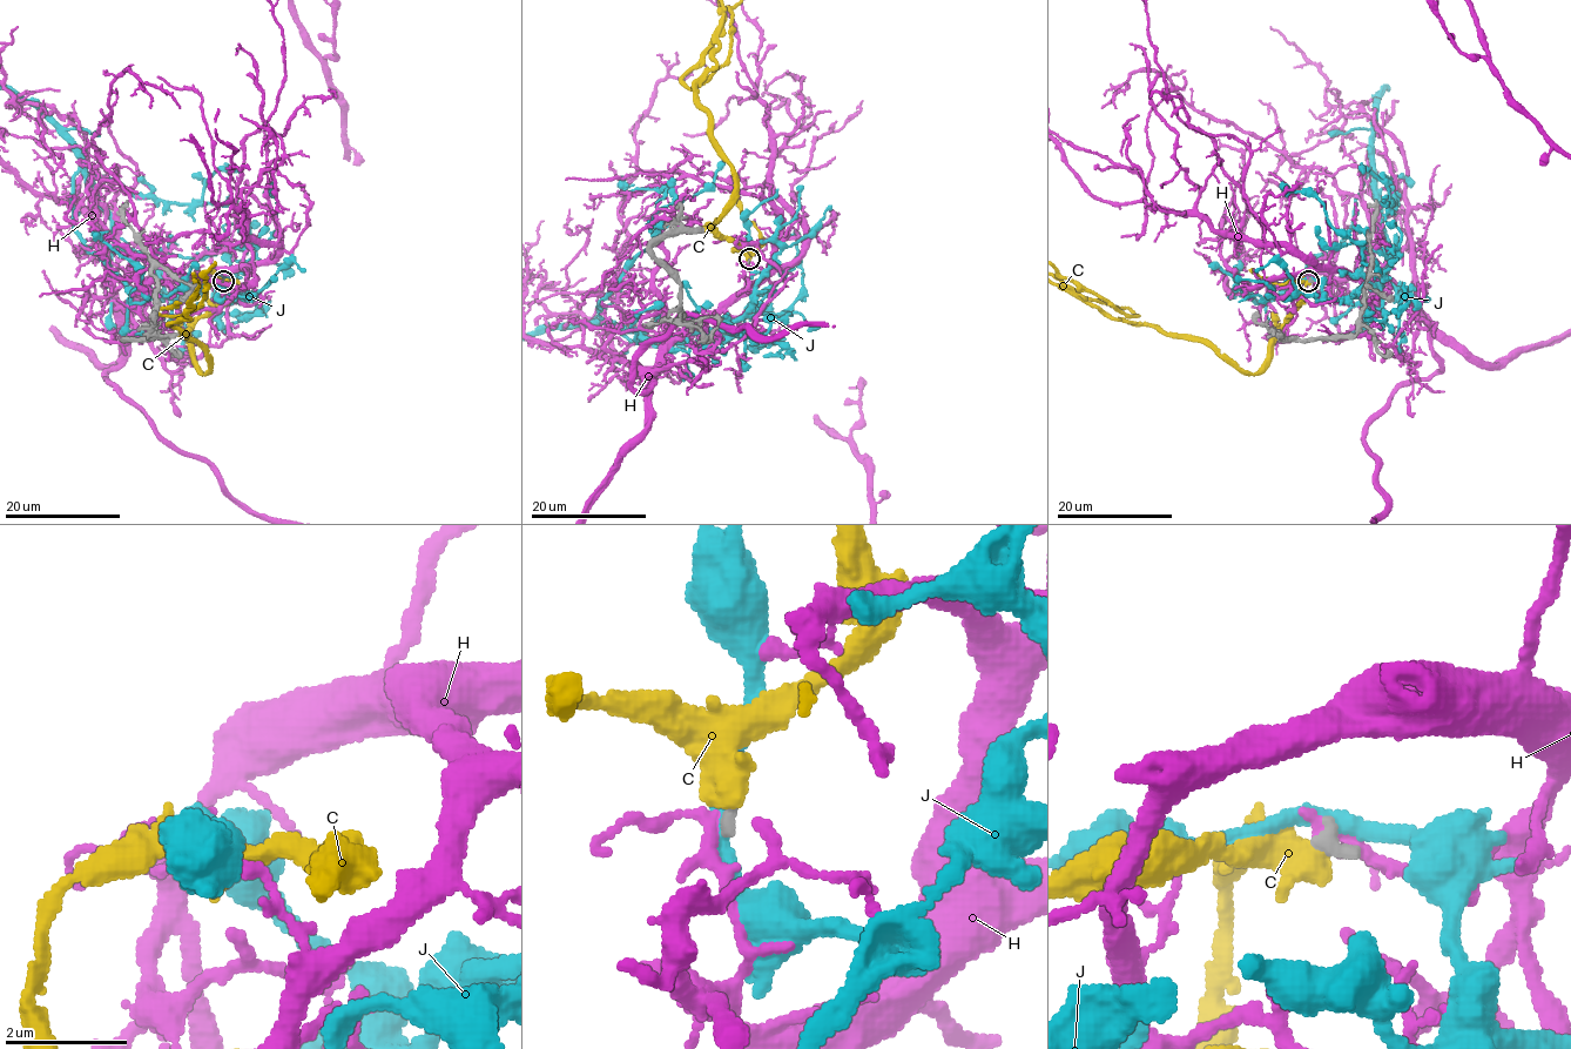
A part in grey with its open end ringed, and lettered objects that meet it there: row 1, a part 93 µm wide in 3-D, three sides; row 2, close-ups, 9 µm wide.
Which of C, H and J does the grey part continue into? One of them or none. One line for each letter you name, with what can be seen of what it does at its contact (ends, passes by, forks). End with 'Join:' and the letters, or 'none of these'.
C: it ends
Join: C

